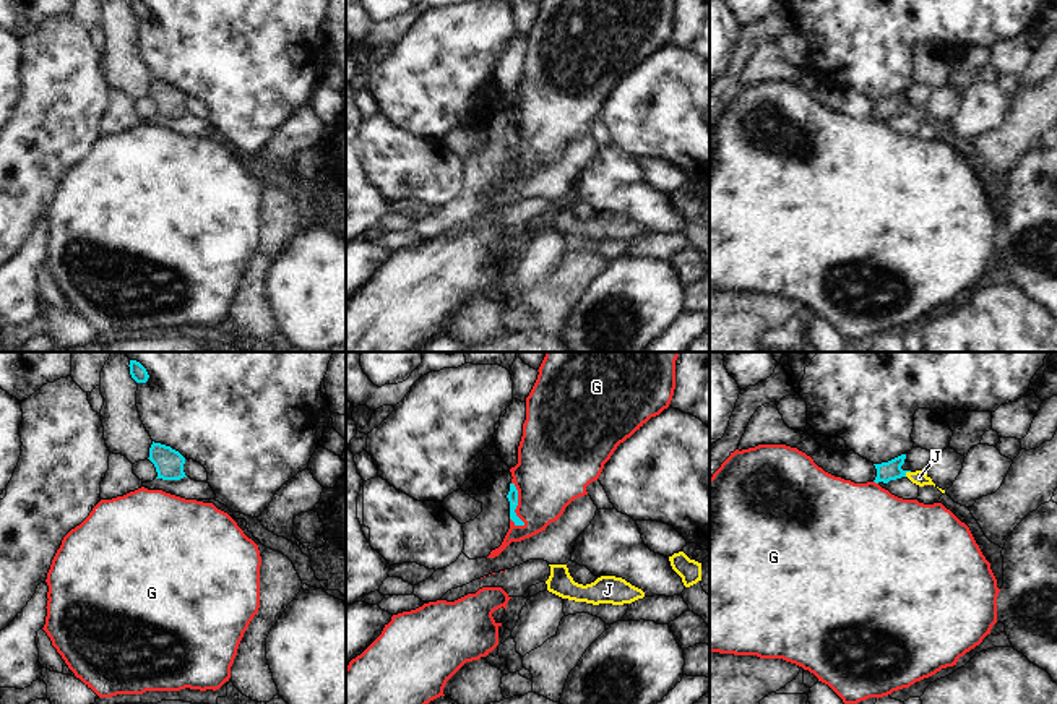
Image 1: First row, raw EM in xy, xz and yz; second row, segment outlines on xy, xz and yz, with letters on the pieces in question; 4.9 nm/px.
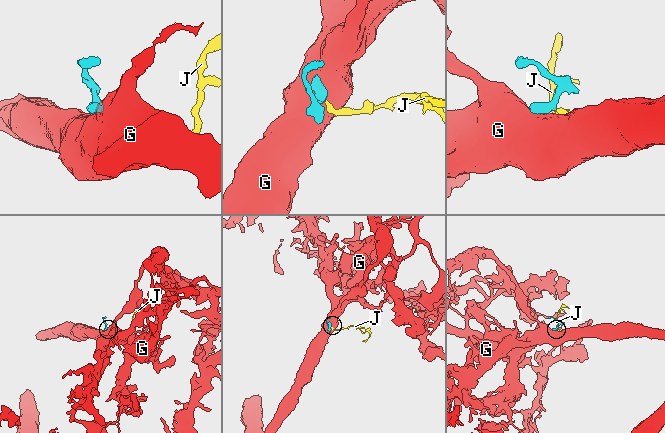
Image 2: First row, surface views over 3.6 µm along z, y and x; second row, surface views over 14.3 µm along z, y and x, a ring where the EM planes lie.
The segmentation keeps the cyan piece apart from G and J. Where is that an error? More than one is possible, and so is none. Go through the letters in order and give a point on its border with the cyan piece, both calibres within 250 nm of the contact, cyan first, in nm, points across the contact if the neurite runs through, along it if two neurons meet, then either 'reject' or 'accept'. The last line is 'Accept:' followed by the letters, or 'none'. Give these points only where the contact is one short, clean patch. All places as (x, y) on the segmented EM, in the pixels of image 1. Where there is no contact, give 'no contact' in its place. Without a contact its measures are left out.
G: meets cyan in xz at (517, 505); 50 nm thick on the cyan side, 360 nm on the other; border along xz (512, 482), (517, 490), (515, 515), (523, 526); reject
J: meets cyan in yz at (905, 474); 100 nm thick on the cyan side, 80 nm on the other; runs through yz (888, 471), (905, 474), (919, 477); accept
Accept: J

